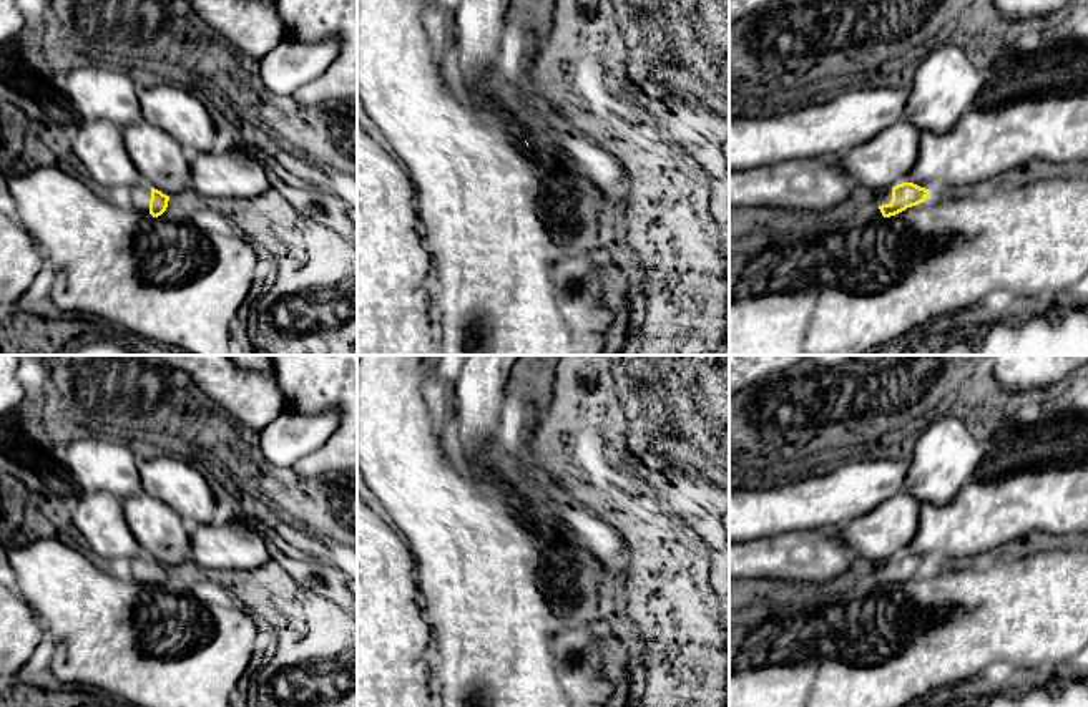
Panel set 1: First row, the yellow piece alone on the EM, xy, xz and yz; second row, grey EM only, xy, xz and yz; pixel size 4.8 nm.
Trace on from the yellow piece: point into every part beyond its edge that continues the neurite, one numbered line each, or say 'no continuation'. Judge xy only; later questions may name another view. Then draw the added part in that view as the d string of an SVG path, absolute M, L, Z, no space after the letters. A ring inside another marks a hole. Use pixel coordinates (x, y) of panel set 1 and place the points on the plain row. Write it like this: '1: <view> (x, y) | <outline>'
1: xy (137, 570) | M143 554L123 564L123 574L135 583L149 586L151 558Z

